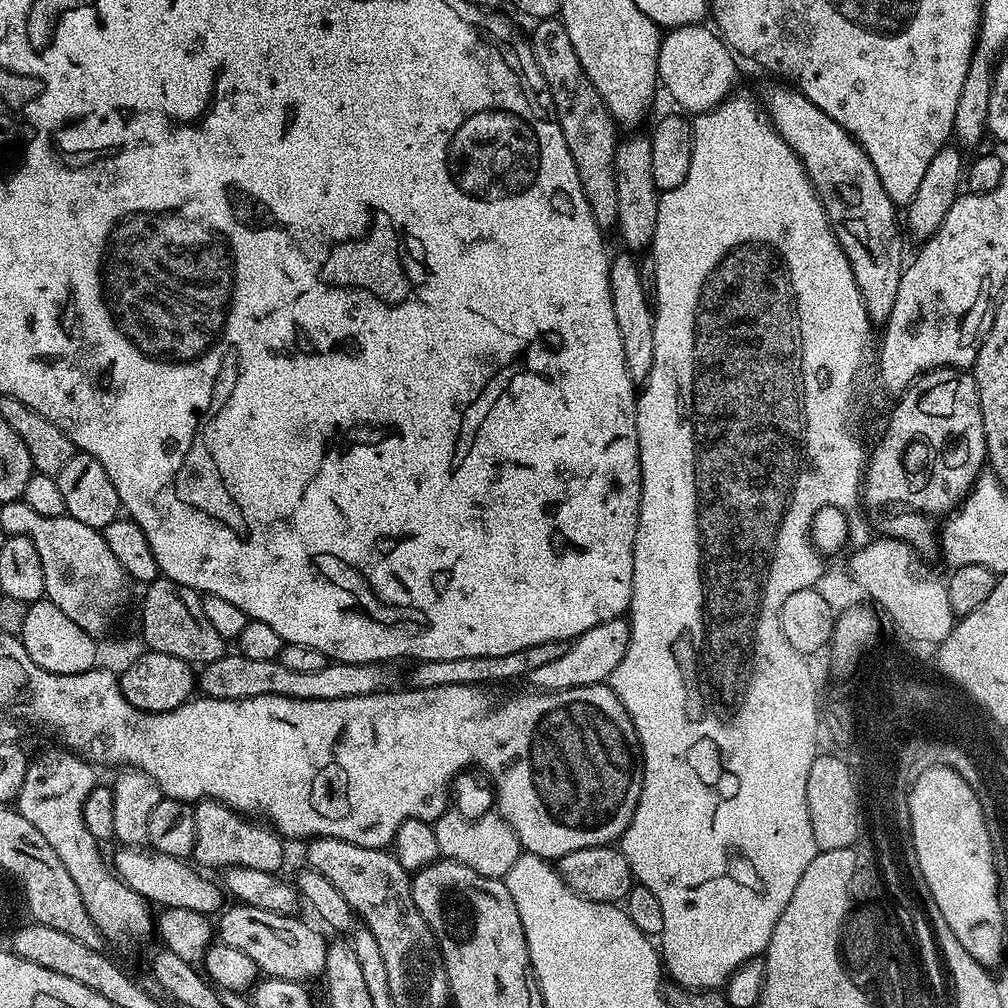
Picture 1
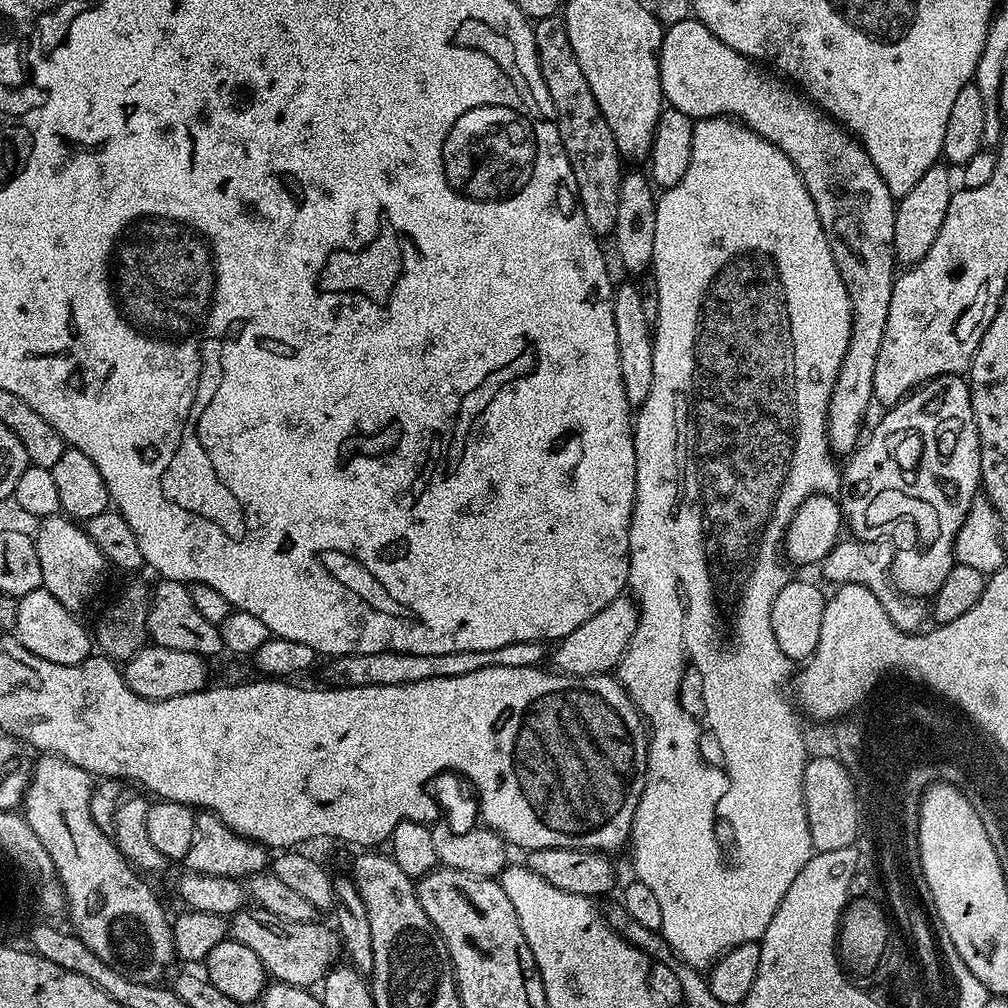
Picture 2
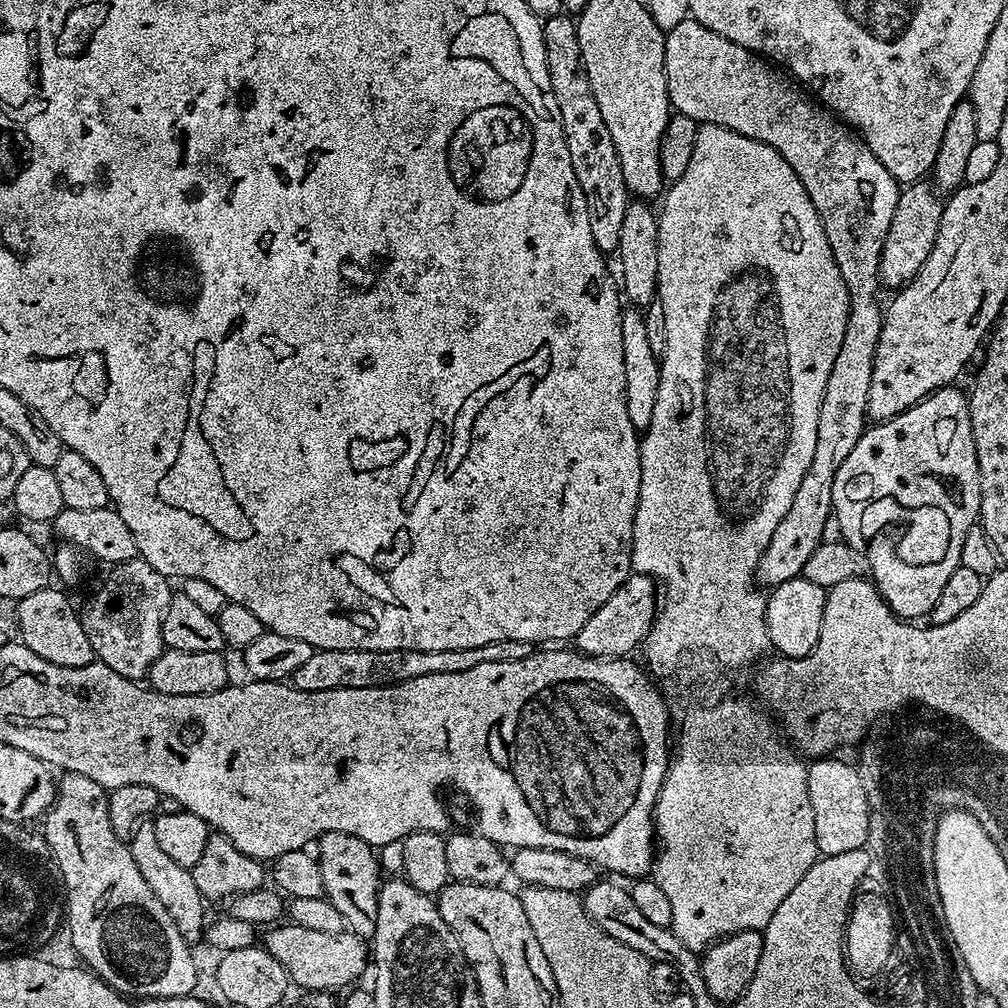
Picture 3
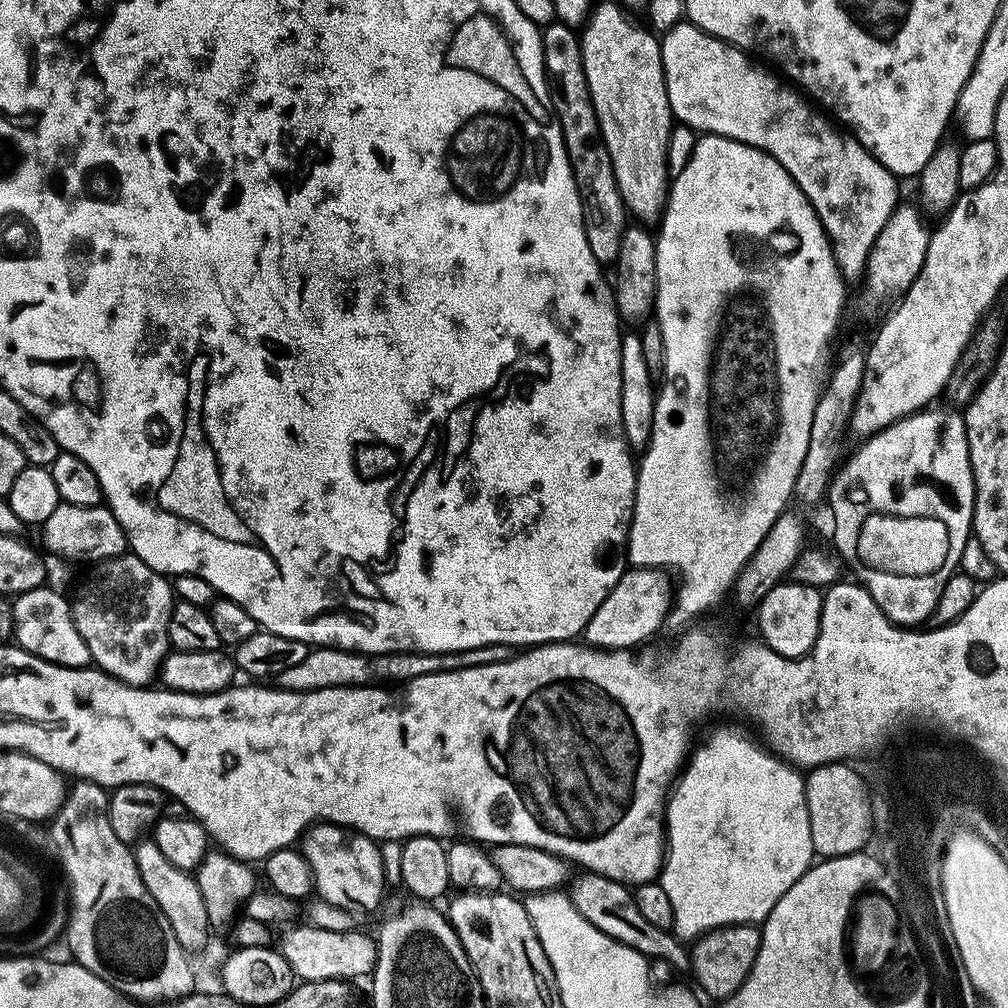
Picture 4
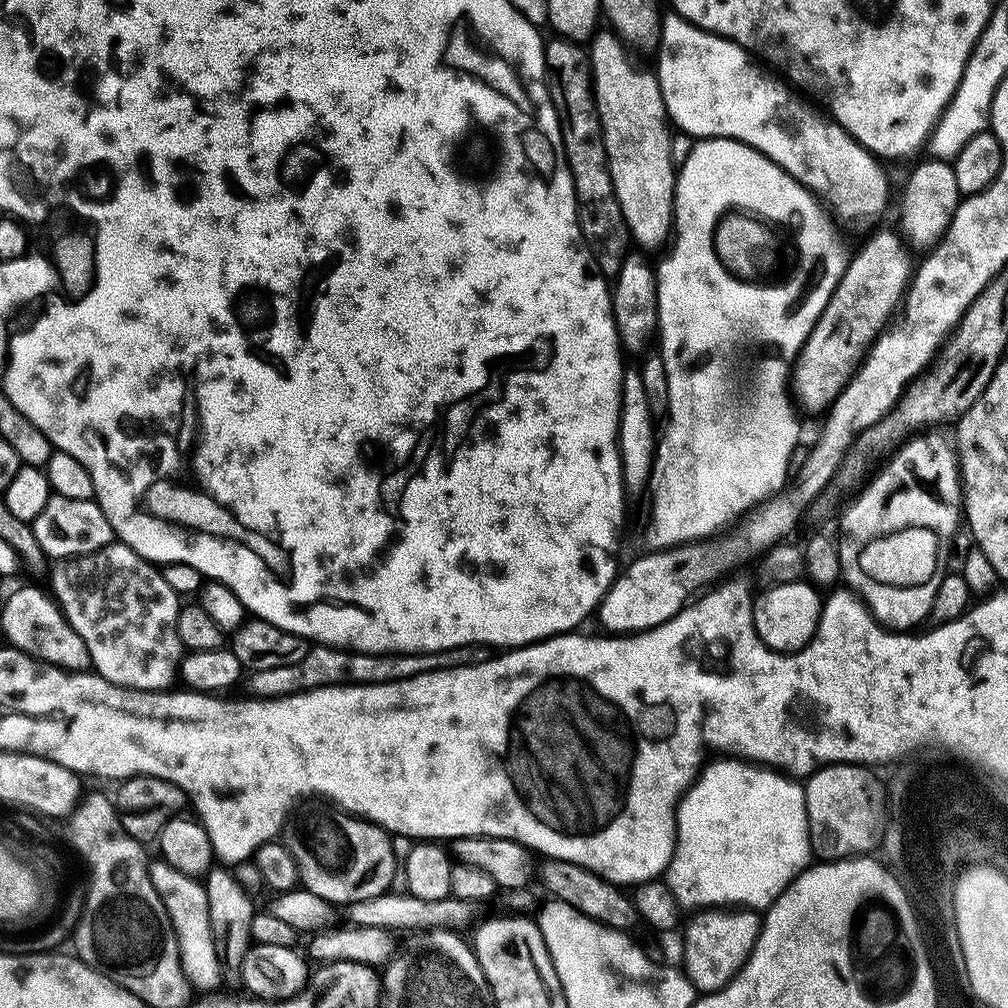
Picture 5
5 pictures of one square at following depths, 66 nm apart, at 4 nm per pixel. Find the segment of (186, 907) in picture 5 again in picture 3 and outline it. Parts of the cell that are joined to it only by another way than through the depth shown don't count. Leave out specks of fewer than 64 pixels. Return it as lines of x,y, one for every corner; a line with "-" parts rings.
141,823
131,833
130,847
134,866
138,866
142,878
146,878
146,886
150,886
150,890
154,890
154,898
158,898
158,902
162,902
162,906
166,906
166,914
170,914
174,926
178,926
178,934
182,934
182,938
189,942
195,942
199,936
201,939
206,932
204,895
198,890
198,886
194,886
191,871
178,866
178,862
174,862
174,858
168,857
162,850
162,846
158,846
158,838
154,838
154,823

